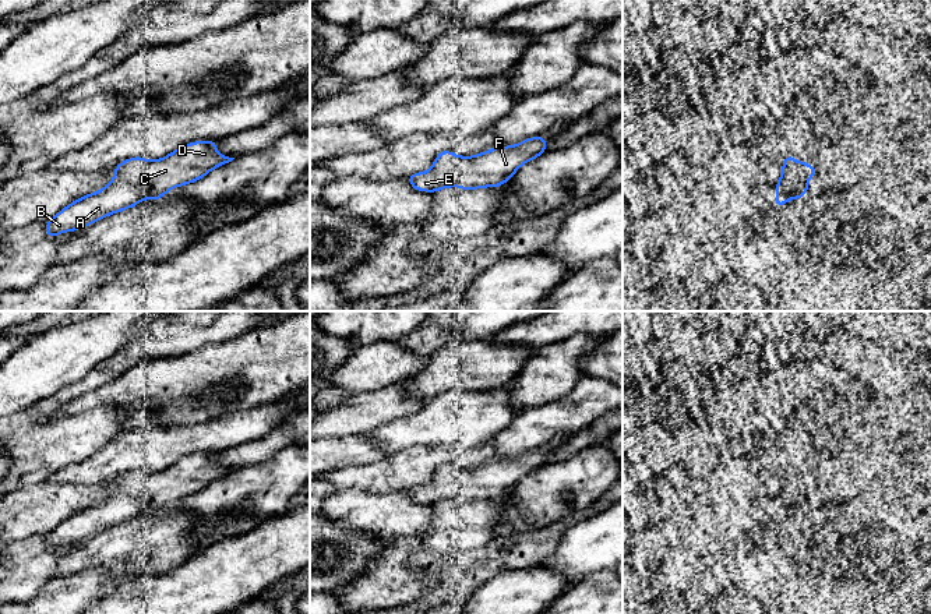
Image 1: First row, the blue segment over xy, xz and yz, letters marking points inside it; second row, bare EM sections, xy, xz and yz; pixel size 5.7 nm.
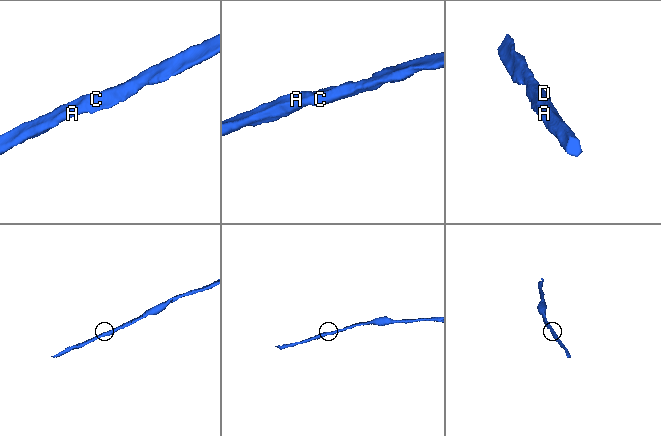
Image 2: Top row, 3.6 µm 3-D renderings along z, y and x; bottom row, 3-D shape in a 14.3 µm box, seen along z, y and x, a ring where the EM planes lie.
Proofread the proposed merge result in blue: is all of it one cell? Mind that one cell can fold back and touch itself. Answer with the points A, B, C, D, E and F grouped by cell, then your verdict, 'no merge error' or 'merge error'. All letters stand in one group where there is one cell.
A B C D E F; no merge error

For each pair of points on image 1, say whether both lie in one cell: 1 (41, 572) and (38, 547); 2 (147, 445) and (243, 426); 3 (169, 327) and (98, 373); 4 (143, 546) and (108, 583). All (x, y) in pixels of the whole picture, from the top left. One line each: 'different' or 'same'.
1: same
2: same
3: same
4: different

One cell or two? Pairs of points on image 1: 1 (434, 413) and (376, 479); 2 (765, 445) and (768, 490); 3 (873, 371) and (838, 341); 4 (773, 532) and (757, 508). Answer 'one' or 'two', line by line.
1: two
2: one
3: one
4: two

